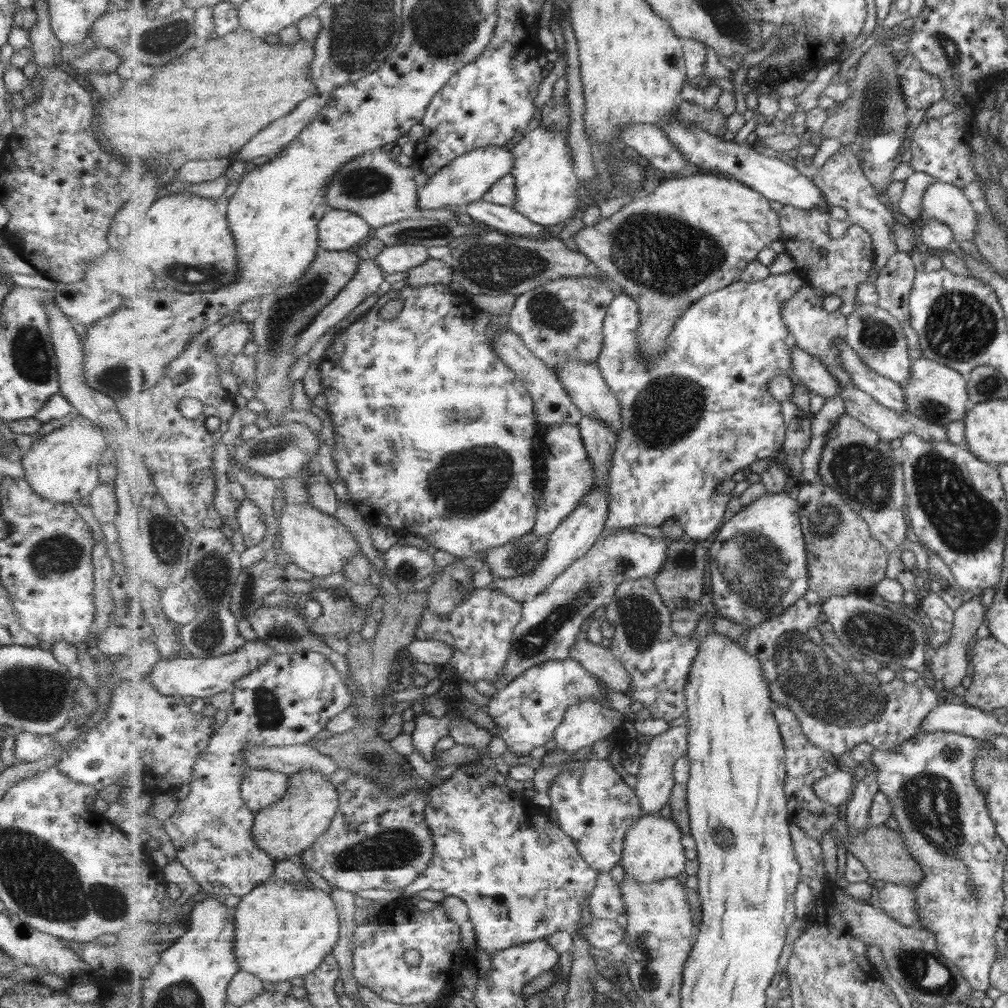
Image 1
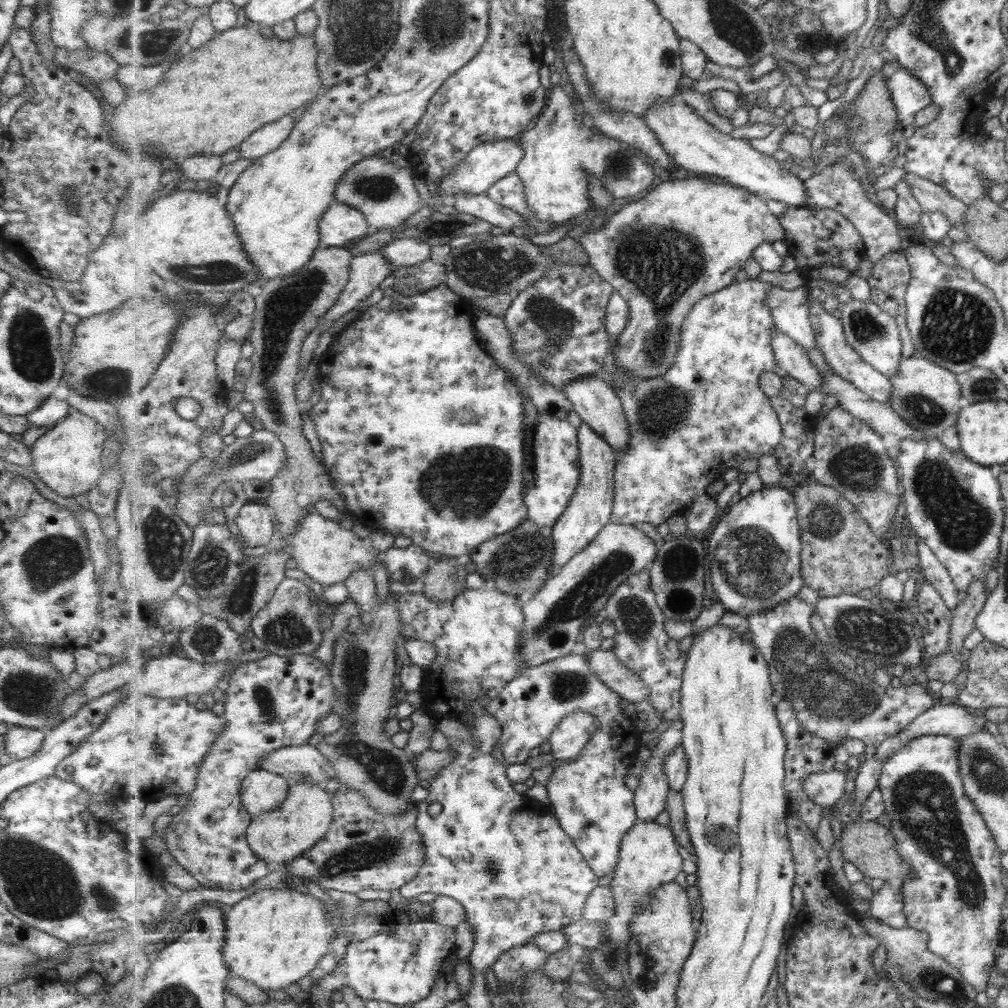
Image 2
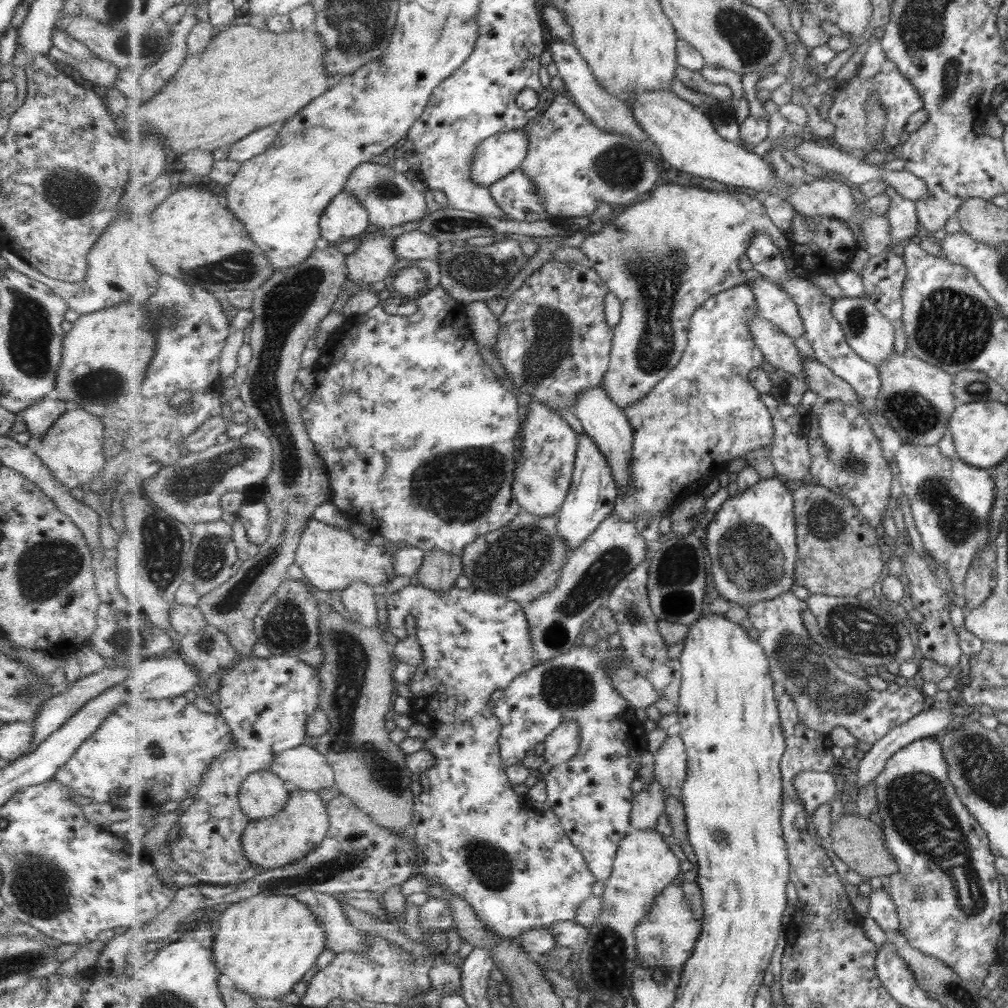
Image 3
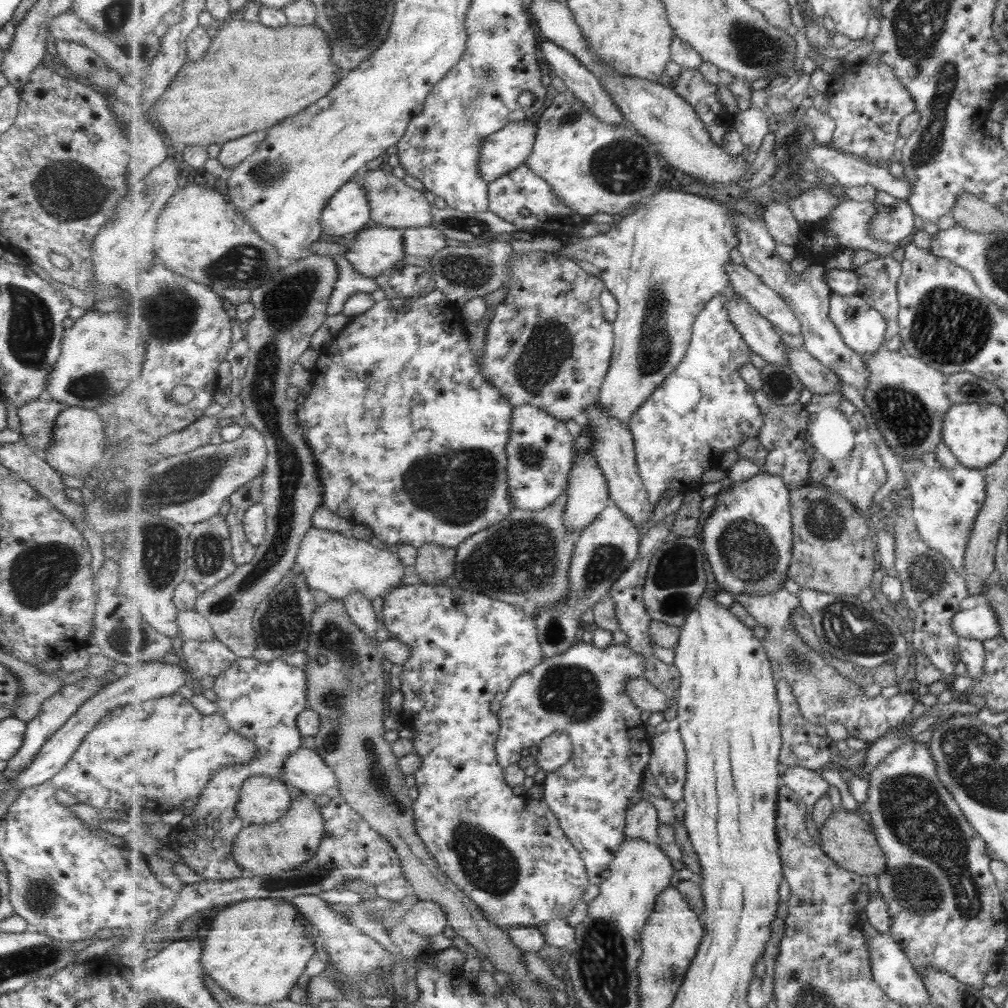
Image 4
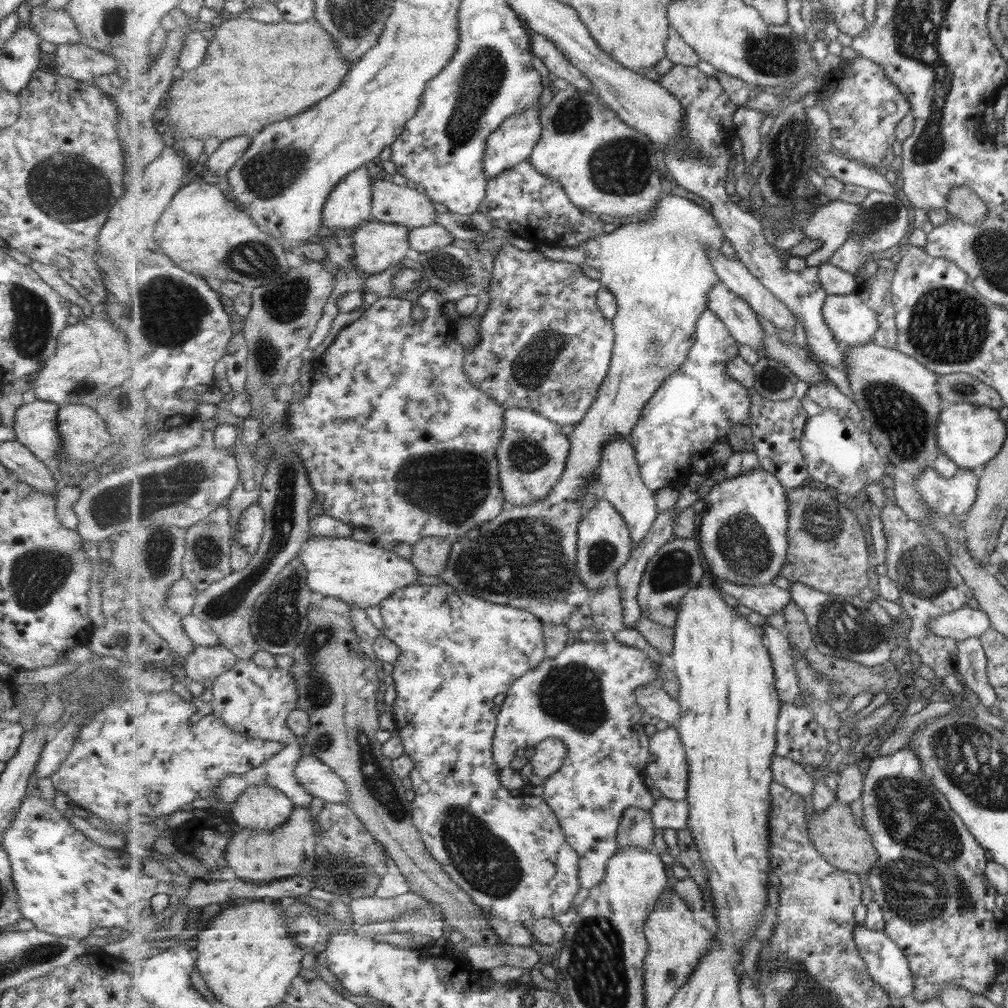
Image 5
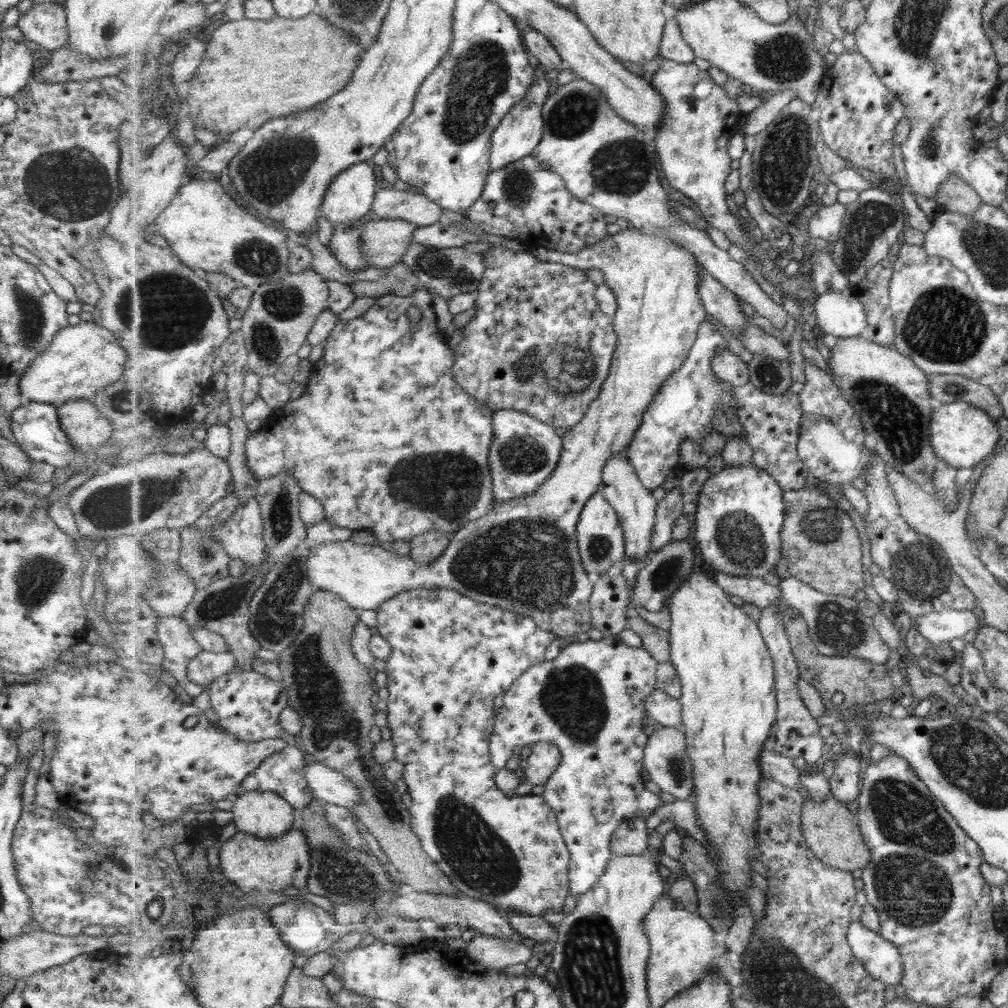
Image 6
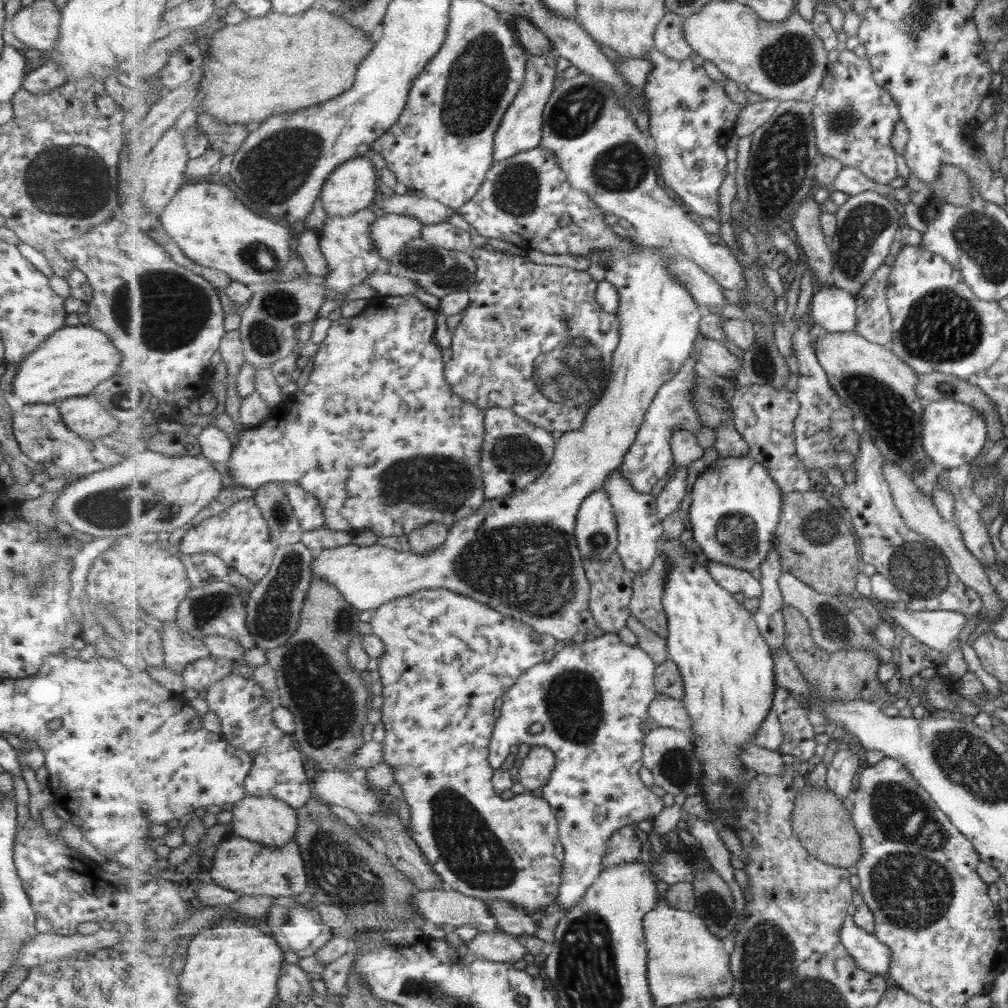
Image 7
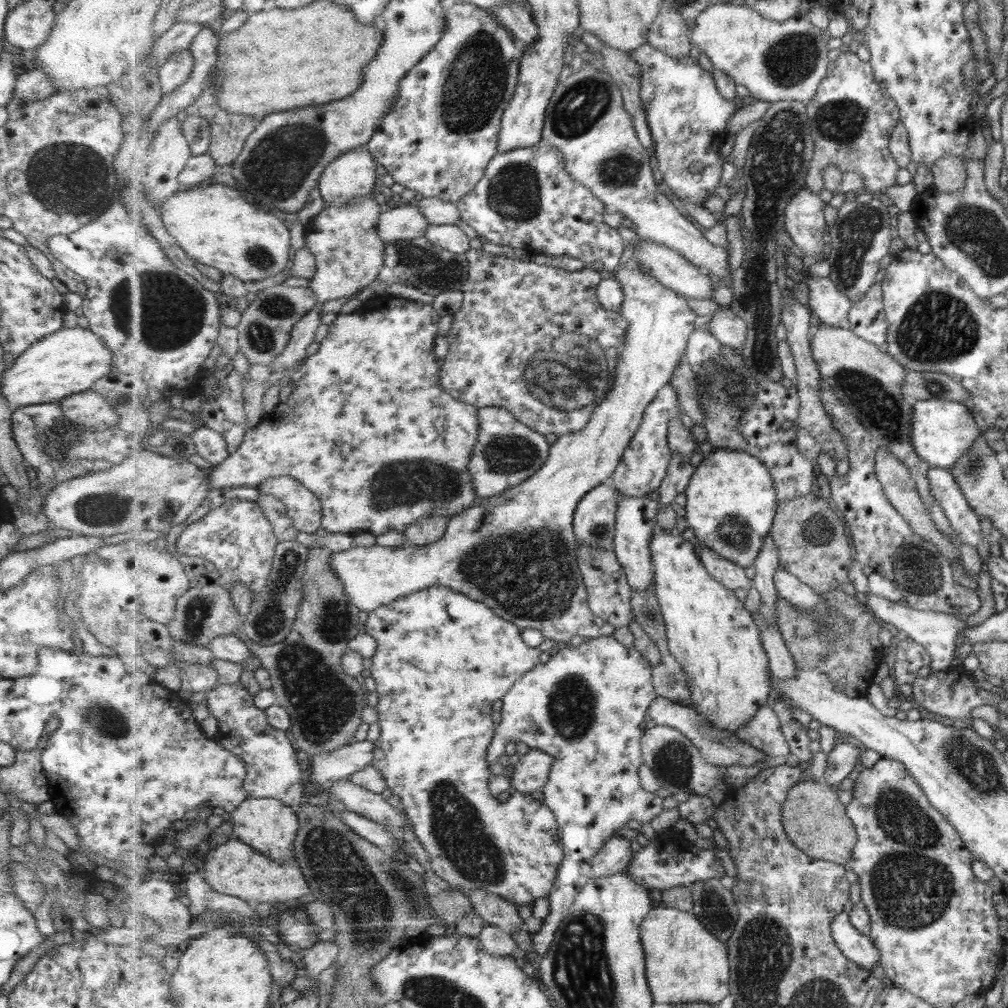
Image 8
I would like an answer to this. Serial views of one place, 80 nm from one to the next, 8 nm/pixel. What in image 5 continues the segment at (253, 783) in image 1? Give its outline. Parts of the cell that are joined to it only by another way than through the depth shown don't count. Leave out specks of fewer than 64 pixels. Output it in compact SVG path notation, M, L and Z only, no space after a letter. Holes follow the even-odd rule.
M265 784L245 790L232 804L231 815L239 828L273 830L292 817L294 807L283 791Z

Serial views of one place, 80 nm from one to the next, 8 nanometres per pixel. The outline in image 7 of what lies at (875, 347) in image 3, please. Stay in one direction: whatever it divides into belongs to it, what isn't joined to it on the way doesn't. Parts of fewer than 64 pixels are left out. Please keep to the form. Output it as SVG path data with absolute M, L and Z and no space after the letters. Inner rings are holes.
M825 285L821 290L815 288L815 294L811 300L810 317L823 328L823 332L855 332L858 323L856 296L835 285Z

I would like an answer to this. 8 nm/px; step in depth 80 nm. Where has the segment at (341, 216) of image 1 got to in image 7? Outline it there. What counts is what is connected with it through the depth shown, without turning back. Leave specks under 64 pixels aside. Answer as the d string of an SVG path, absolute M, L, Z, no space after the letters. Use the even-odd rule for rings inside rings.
M368 156L352 158L333 170L320 200L327 215L350 215L377 200L376 168Z

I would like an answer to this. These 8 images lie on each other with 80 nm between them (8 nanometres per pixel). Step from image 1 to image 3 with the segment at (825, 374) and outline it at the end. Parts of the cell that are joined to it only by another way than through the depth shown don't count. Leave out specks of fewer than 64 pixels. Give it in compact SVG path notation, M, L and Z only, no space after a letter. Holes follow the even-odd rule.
M757 315L750 320L750 331L766 360L776 369L795 374L805 380L805 360L793 338L774 322Z

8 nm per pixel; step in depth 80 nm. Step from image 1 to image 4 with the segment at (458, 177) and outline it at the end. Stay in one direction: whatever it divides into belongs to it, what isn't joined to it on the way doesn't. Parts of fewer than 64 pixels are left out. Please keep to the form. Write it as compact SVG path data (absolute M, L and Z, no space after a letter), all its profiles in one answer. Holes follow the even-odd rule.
M527 119L525 121L510 122L503 130L492 134L481 149L481 176L486 181L493 182L525 164L533 152L537 133L536 124Z

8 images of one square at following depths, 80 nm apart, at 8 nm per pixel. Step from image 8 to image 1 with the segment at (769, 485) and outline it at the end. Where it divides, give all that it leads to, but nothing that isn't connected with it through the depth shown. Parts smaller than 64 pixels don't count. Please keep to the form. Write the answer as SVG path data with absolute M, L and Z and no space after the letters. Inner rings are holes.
M767 492L749 506L740 507L737 514L716 532L708 547L712 598L718 616L739 623L750 631L752 626L783 614L810 590L808 554L798 503L797 498L791 498L786 492Z

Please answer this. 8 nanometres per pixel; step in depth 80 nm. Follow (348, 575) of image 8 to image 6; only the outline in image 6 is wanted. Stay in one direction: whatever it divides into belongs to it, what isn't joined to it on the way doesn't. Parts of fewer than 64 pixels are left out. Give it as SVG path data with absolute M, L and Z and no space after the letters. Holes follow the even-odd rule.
M635 228L629 230L622 230L615 235L609 236L597 244L585 247L579 253L573 253L569 251L557 251L549 249L548 247L533 247L530 249L532 254L537 256L537 259L541 259L543 262L560 263L563 265L571 266L577 269L598 269L604 273L604 283L611 287L611 290L615 292L615 296L618 301L618 310L614 317L614 327L618 336L618 345L616 353L613 357L612 369L609 372L607 381L604 382L604 388L601 391L601 396L597 397L596 401L592 402L589 407L588 413L583 417L583 420L572 428L562 432L564 438L564 452L561 453L559 465L551 478L541 485L536 492L528 494L527 497L519 497L512 501L497 501L495 510L491 514L487 514L485 517L481 517L472 521L469 521L467 526L462 526L456 533L452 534L451 542L447 550L440 556L438 561L434 564L421 564L416 560L413 560L410 555L402 555L393 551L391 548L385 550L383 546L368 545L365 543L357 543L352 539L345 542L326 542L325 544L318 544L315 548L310 548L308 556L308 575L309 580L312 582L315 590L321 589L338 594L345 602L349 603L356 610L374 610L376 611L385 601L390 598L396 597L398 594L403 593L407 589L417 589L421 587L449 587L453 590L461 591L461 594L469 595L469 598L476 599L477 602L489 603L493 606L499 606L503 610L513 610L516 613L529 615L537 626L540 626L543 630L554 632L558 636L567 638L567 636L575 636L575 634L581 634L581 632L589 633L591 628L594 628L592 619L592 606L590 601L592 598L592 592L594 591L594 579L583 566L582 556L578 547L578 522L580 521L581 514L585 510L585 506L588 505L590 498L599 491L602 478L604 477L604 468L608 465L609 459L620 452L623 454L628 450L632 440L636 437L636 432L644 421L644 414L647 412L649 405L652 404L653 399L660 392L661 387L665 381L668 381L674 373L677 373L688 360L689 353L692 346L696 344L698 333L700 332L701 323L707 318L708 312L705 311L705 304L701 301L701 288L700 280L703 278L703 272L705 267L701 267L701 263L697 261L697 256L693 255L693 252L687 251L685 247L681 247L681 244L671 241L671 239L653 237L651 235L645 235L641 231L637 231Z

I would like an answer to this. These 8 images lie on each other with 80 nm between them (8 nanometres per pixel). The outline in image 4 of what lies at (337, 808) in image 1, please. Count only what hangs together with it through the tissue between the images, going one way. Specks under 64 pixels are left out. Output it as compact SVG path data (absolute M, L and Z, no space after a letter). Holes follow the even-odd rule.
M310 794L299 795L292 799L289 812L277 822L251 824L245 826L236 838L236 858L240 867L250 876L265 876L295 870L315 857L316 851L324 840L327 820L321 806L317 806Z

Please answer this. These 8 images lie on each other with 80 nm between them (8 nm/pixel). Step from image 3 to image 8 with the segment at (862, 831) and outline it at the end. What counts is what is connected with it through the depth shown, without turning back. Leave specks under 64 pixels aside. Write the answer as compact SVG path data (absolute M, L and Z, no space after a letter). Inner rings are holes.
M799 782L791 788L788 800L784 804L784 826L789 838L812 858L825 859L829 862L847 864L853 860L858 834L847 806L839 800L839 791L827 782Z

